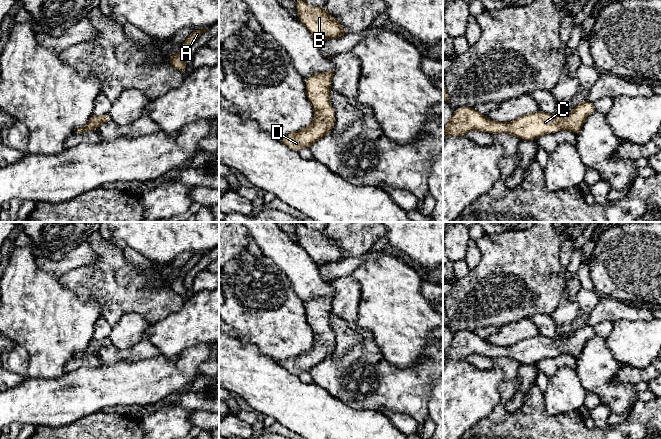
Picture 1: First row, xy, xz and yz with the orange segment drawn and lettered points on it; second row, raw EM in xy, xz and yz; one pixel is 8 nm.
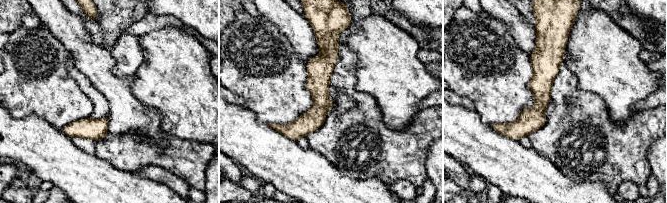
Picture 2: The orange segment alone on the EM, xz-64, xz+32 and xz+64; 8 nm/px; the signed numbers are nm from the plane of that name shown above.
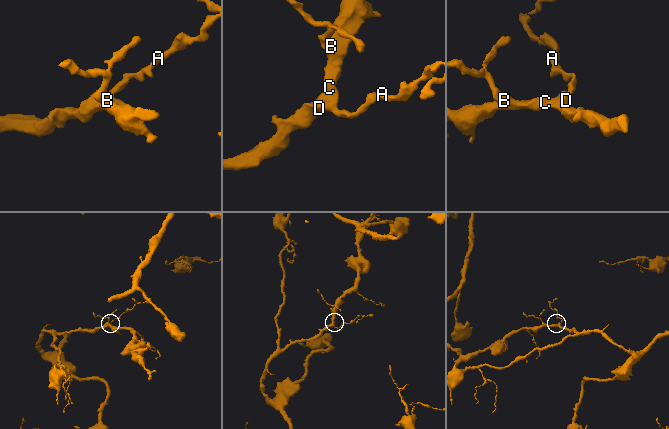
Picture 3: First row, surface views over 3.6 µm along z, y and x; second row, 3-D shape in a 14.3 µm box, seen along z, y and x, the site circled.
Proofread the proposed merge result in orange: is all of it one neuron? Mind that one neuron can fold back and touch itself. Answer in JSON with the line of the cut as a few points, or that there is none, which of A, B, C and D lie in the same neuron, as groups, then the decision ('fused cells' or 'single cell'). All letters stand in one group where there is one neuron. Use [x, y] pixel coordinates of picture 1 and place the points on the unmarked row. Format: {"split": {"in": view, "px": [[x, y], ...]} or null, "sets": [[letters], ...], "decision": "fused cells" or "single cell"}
{"split": null, "sets": [["A", "B", "C", "D"]], "decision": "single cell"}

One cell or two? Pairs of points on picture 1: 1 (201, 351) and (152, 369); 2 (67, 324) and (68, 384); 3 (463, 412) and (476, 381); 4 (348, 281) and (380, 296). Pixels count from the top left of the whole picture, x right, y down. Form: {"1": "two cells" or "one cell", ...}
{"1": "one cell", "2": "two cells", "3": "one cell", "4": "two cells"}

